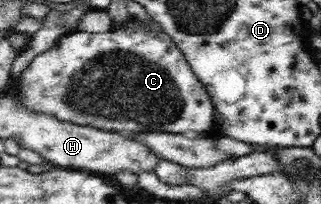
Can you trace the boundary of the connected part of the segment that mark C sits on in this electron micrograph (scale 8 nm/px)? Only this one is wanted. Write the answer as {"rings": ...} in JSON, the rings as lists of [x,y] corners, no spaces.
{"rings":[[[132,18],[125,26],[119,26],[107,33],[87,33],[75,32],[65,33],[59,37],[57,43],[47,51],[43,51],[29,63],[29,66],[21,73],[17,79],[16,86],[19,89],[17,97],[17,108],[21,112],[33,112],[33,115],[45,115],[53,117],[63,123],[73,123],[93,127],[94,129],[105,130],[109,132],[119,132],[125,137],[136,135],[143,137],[151,133],[169,133],[183,134],[187,131],[198,132],[199,135],[208,135],[214,125],[217,124],[215,117],[215,104],[213,103],[210,93],[204,88],[203,82],[194,74],[194,71],[186,61],[182,50],[175,44],[174,39],[165,33],[159,22],[147,21],[147,23],[136,22]]]}

